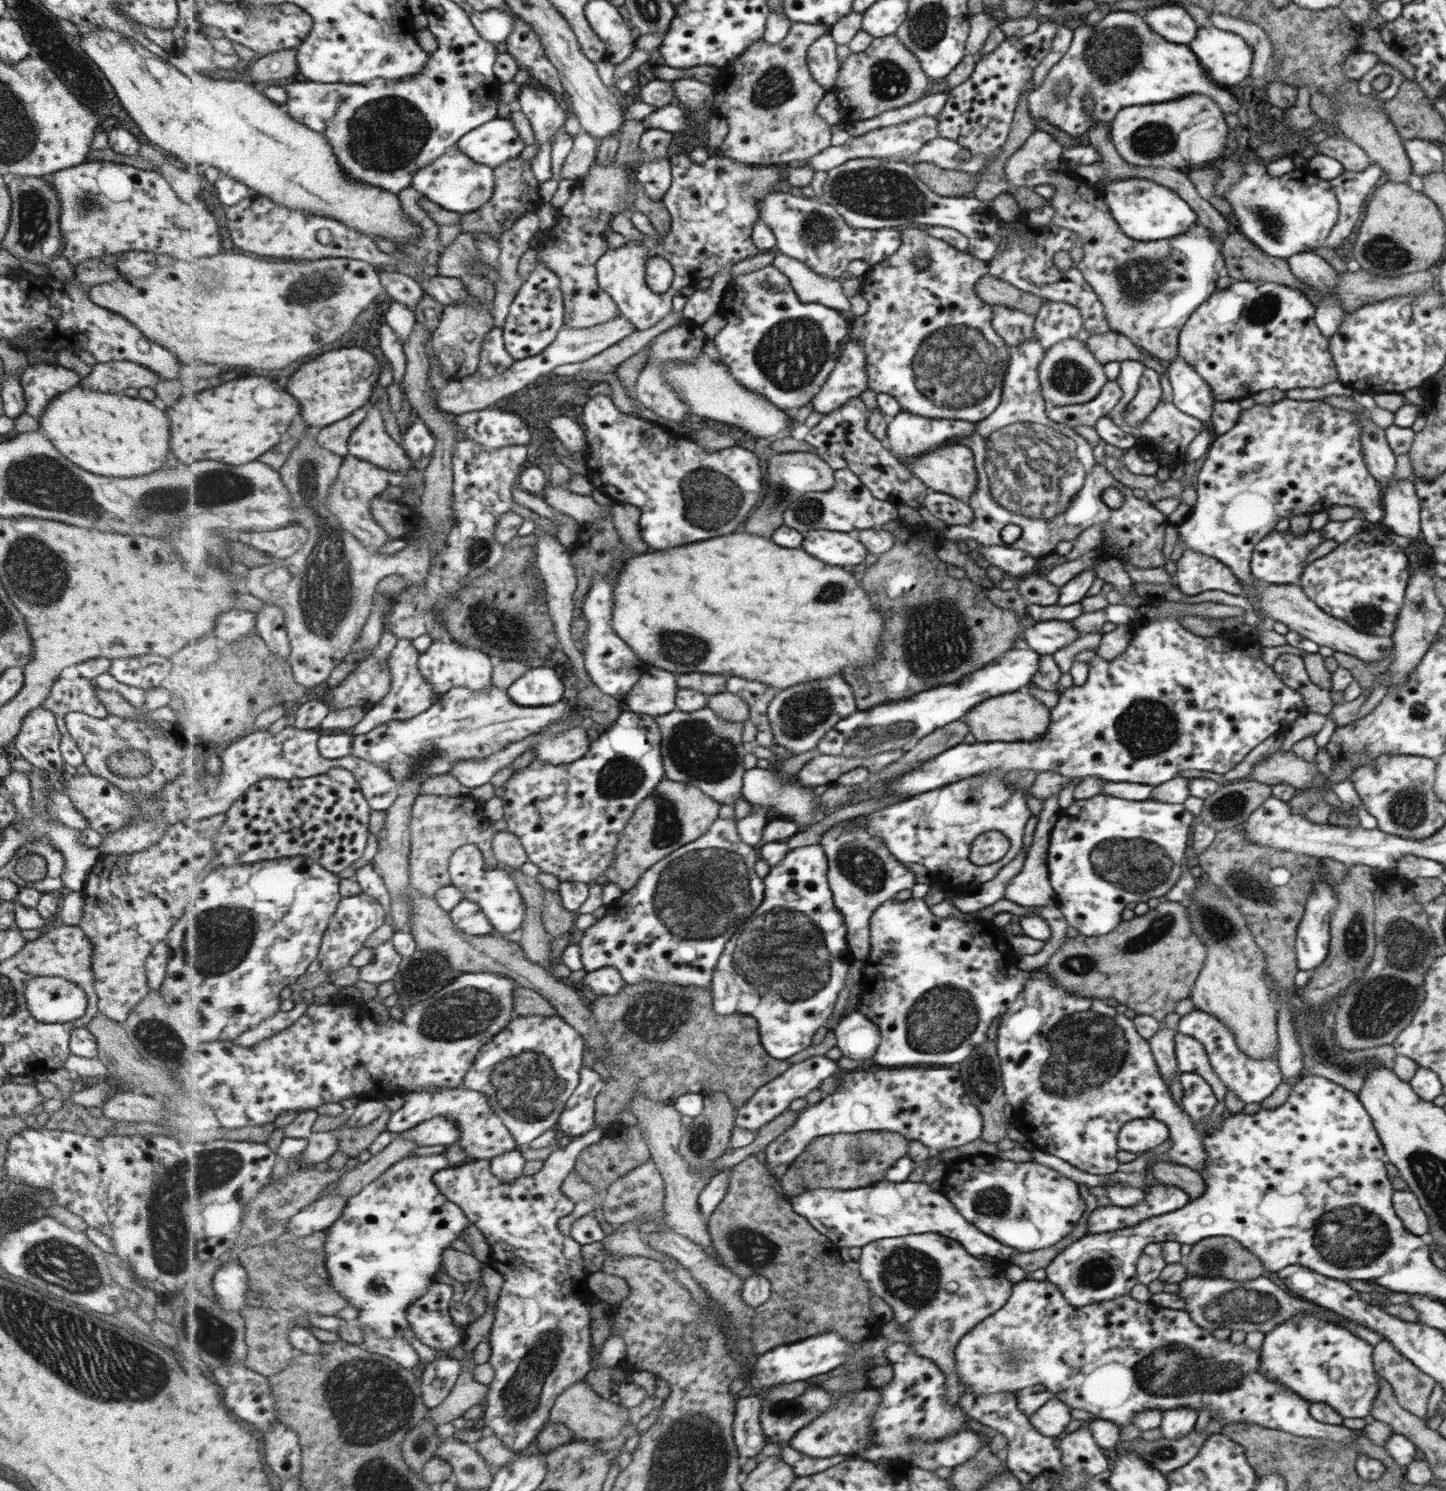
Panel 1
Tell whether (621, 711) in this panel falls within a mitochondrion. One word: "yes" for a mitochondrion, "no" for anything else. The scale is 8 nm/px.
no

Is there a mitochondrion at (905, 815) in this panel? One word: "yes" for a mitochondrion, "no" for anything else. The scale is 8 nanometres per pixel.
no

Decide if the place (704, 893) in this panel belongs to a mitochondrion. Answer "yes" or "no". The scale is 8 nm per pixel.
yes

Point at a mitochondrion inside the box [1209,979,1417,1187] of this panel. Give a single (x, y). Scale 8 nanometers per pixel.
(1321, 1048)

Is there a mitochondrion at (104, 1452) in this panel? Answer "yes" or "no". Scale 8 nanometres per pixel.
no

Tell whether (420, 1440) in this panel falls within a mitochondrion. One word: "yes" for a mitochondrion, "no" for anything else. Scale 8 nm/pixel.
yes

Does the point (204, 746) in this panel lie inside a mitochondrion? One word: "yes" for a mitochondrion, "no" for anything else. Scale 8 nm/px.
no

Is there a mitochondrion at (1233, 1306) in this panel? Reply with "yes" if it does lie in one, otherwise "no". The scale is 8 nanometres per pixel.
yes

